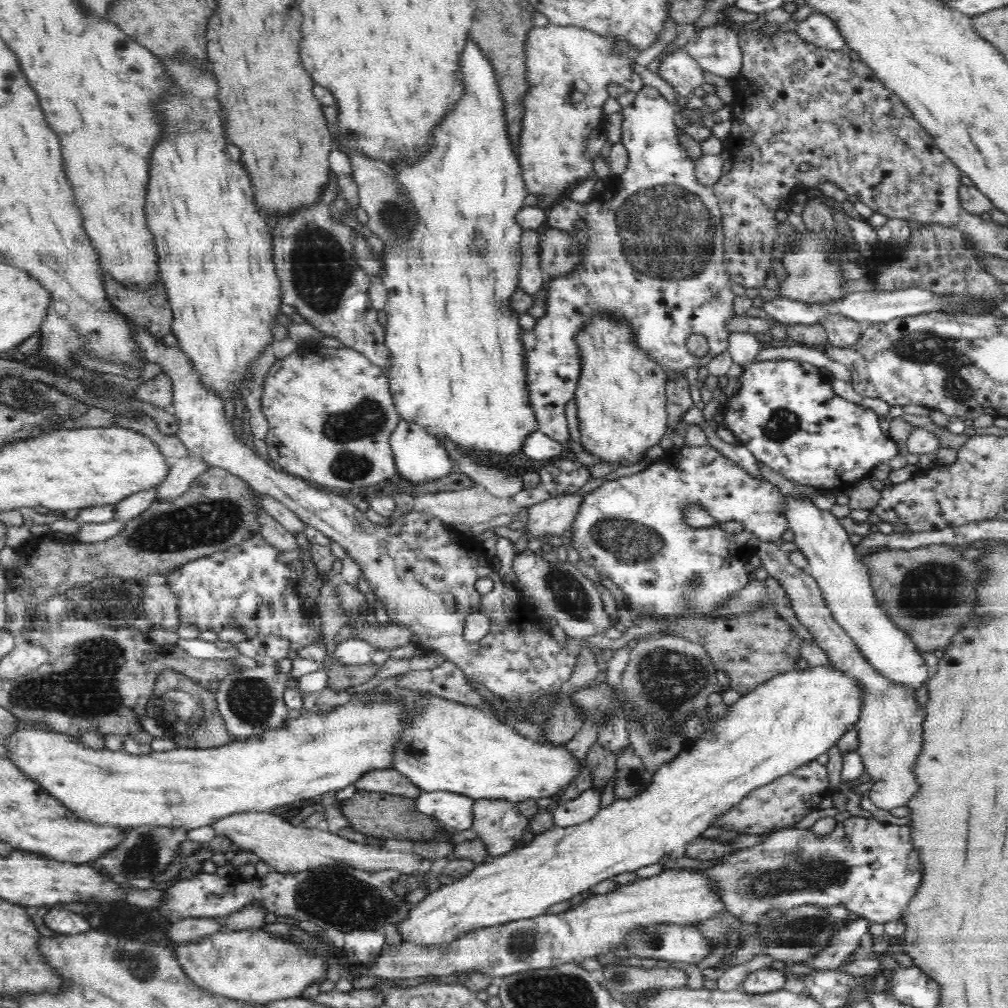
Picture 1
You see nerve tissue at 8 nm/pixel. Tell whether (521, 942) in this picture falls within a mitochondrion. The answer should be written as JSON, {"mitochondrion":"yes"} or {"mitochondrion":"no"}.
{"mitochondrion":"yes"}

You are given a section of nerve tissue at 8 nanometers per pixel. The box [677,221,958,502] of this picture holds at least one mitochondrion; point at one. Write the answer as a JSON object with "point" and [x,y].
{"point":[782,424]}

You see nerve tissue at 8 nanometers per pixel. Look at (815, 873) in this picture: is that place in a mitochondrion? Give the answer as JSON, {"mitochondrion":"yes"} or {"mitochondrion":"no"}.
{"mitochondrion":"yes"}

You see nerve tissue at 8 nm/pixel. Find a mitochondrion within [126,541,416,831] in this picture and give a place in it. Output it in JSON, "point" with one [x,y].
{"point":[251,701]}

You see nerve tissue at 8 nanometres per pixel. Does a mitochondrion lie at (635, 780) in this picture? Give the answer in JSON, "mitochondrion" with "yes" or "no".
{"mitochondrion":"yes"}

